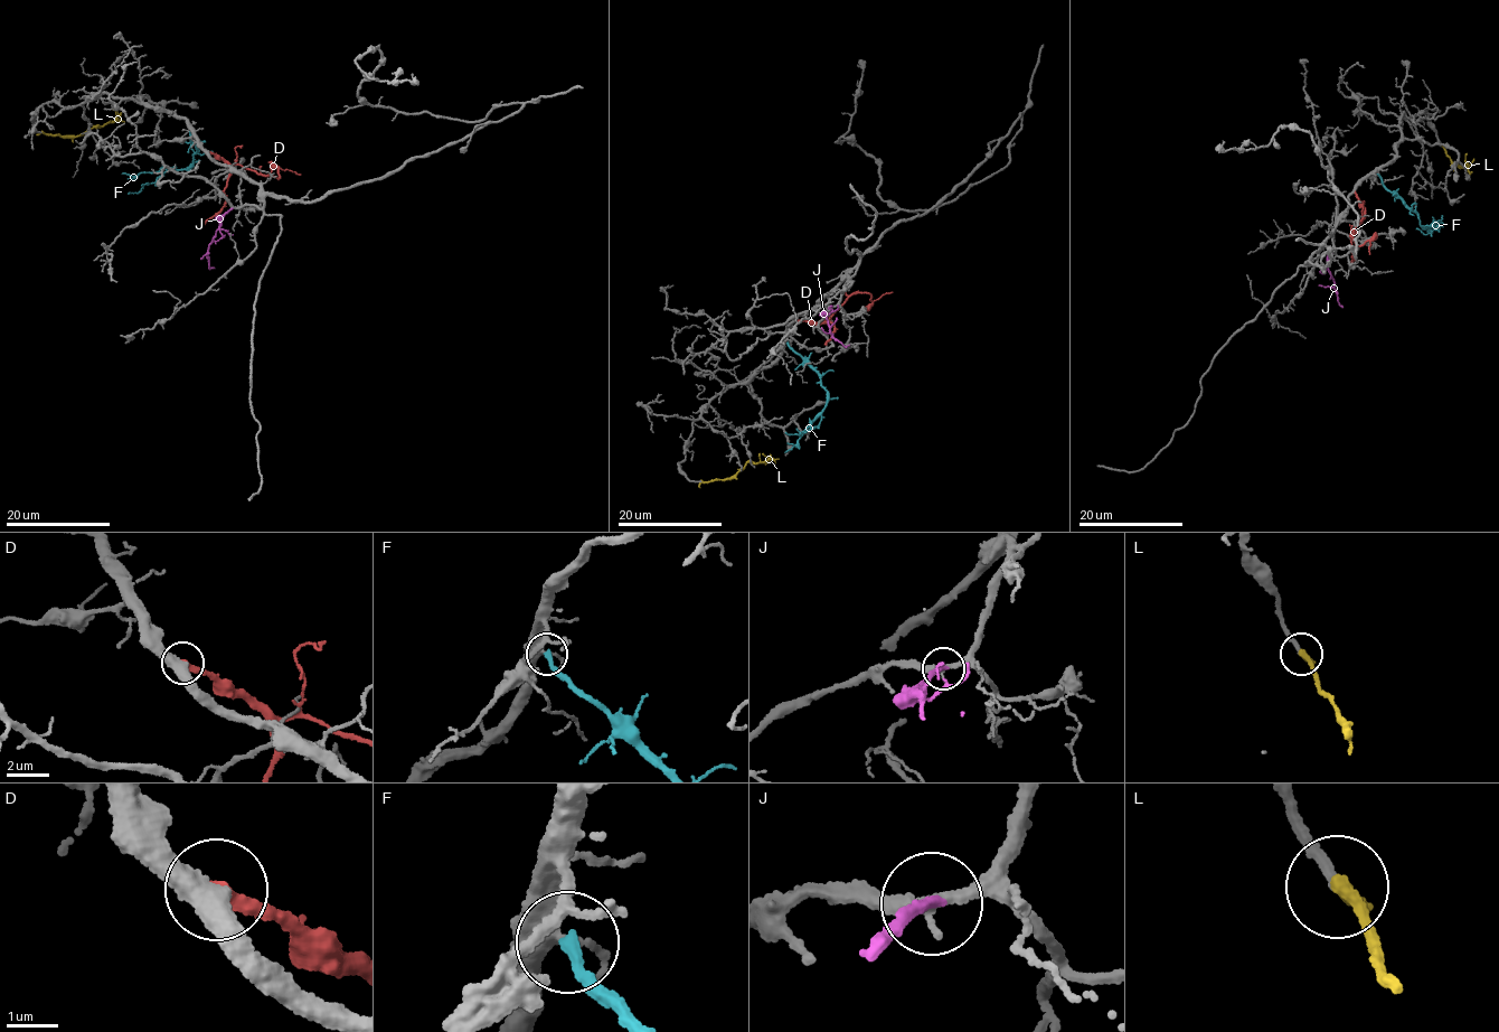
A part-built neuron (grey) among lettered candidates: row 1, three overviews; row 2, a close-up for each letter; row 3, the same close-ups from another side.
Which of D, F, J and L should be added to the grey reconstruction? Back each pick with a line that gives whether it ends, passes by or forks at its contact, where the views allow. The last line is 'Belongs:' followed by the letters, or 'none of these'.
Belongs: none of these

